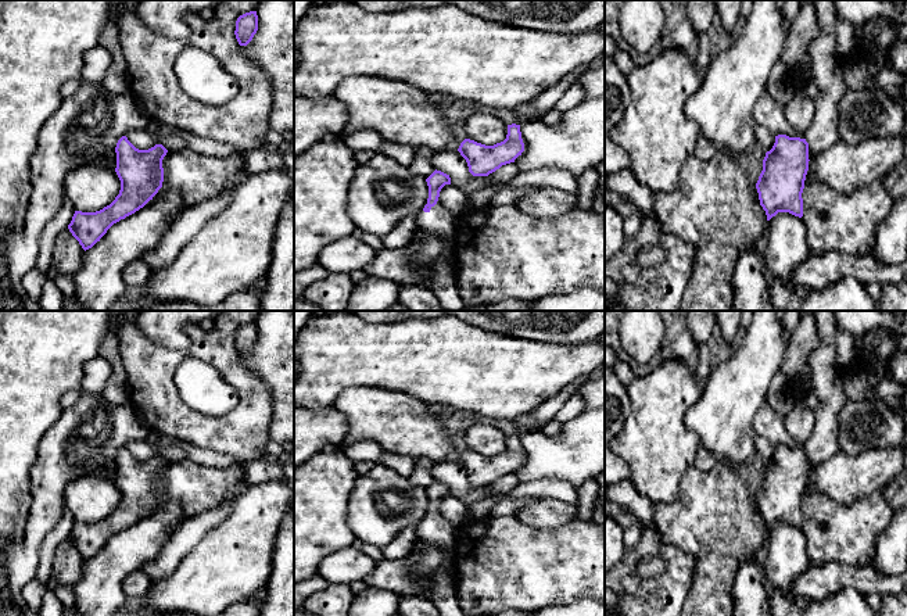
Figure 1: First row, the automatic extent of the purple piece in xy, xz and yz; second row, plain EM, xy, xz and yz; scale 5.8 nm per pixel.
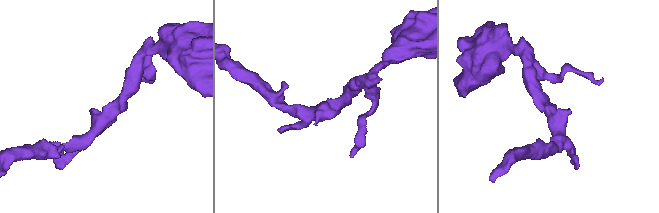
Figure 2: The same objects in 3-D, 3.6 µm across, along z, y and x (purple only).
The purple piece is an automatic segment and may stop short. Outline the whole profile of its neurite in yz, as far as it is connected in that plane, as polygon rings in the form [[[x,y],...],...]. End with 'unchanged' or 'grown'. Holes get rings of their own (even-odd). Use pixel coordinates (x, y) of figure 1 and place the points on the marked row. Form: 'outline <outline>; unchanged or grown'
outline [[[832,0],[813,1],[820,25],[820,35],[810,44],[811,72],[818,86],[814,119],[802,139],[778,135],[772,148],[766,153],[756,189],[767,221],[778,212],[803,216],[802,193],[809,153],[817,155],[840,140],[839,101],[847,87],[842,64],[835,58],[836,14]]]; grown

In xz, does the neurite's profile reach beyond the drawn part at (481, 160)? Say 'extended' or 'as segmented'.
as segmented

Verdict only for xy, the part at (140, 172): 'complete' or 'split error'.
complete

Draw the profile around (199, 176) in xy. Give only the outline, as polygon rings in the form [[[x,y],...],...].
[[[189,147],[168,151],[162,160],[162,168],[162,187],[155,196],[166,190],[179,190],[187,209],[218,196],[223,189],[240,183],[247,176],[240,155],[218,158]]]

